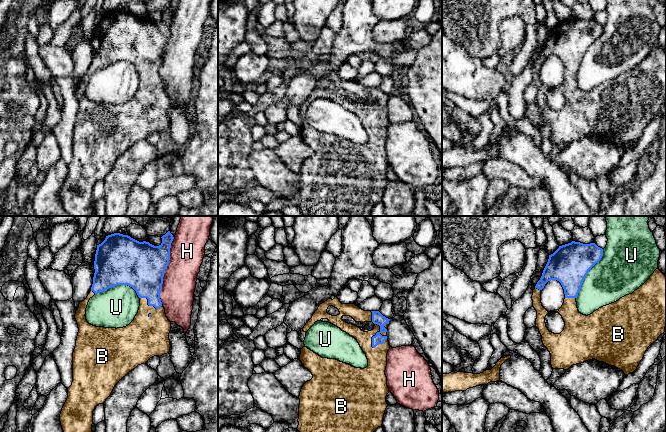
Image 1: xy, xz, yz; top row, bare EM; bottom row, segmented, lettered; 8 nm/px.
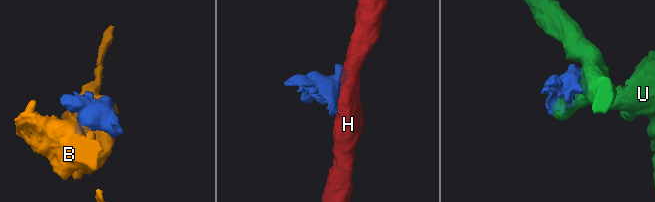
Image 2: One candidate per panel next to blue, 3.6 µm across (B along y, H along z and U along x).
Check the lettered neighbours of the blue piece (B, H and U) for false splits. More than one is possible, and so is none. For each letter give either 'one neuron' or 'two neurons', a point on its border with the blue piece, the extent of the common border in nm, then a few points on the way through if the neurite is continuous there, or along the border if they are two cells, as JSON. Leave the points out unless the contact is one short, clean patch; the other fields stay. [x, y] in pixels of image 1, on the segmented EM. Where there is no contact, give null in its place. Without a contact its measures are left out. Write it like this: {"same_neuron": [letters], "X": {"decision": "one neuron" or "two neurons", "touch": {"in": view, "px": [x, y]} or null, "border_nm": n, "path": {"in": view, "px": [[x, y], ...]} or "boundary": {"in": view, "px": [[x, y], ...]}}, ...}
{"same_neuron": ["B"], "B": {"decision": "one neuron", "touch": {"in": "xz", "px": [375, 335]}, "border_nm": 200}, "H": {"decision": "two neurons", "touch": {"in": "xy", "px": [164, 271]}, "border_nm": 550}, "U": {"decision": "two neurons", "touch": {"in": "yz", "px": [587, 273]}, "border_nm": 460}}

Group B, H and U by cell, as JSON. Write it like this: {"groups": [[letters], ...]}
{"groups": [["B"], ["H"], ["U"]]}

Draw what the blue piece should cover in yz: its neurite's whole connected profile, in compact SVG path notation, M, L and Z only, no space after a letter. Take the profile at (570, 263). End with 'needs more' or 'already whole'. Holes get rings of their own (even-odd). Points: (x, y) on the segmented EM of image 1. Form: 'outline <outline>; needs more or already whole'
outline M572 241L559 246L553 254L549 255L542 276L533 290L533 307L537 311L536 327L542 336L543 345L551 354L553 369L568 370L573 365L595 359L615 366L628 375L637 369L648 347L665 332L666 276L659 269L656 269L632 294L603 306L588 316L578 311L576 298L584 278L602 256L603 249L595 243L583 244ZM550 280L559 281L565 294L564 303L558 311L565 322L564 330L560 334L554 334L546 327L545 317L549 312L541 303L541 290Z; needs more

